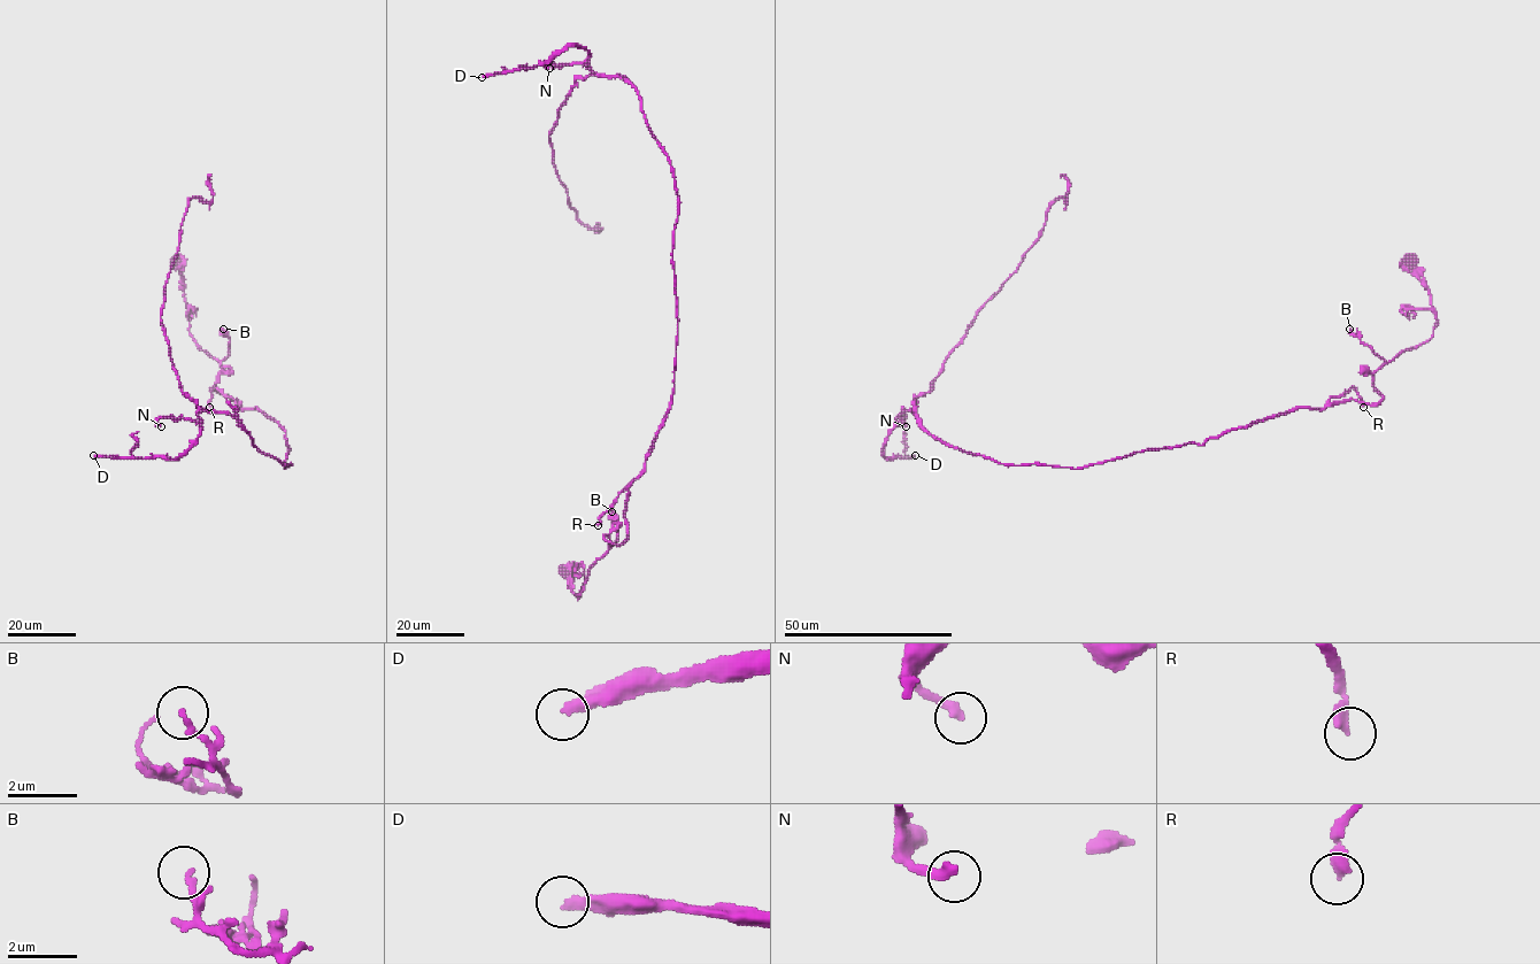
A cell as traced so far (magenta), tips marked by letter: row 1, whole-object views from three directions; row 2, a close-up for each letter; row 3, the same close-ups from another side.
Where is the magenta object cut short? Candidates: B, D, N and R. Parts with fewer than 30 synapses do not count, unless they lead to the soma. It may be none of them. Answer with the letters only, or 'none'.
D

